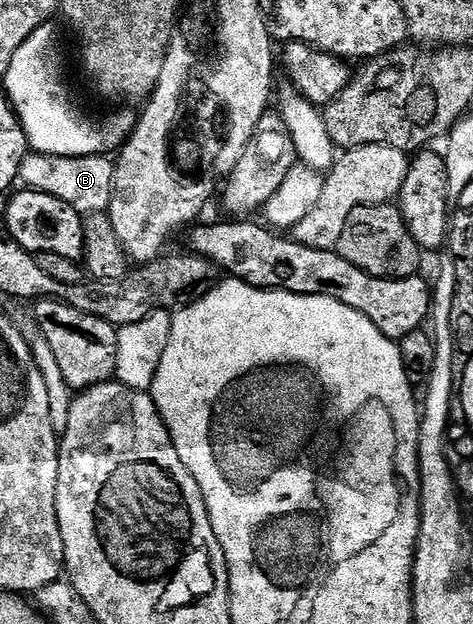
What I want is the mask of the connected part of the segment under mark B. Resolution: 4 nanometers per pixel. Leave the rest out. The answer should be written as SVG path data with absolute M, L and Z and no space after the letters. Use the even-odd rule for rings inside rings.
M29 151L24 157L19 183L25 189L44 191L54 198L62 199L67 205L81 214L107 212L112 201L112 187L116 169L107 155L98 156L51 156L41 152Z

